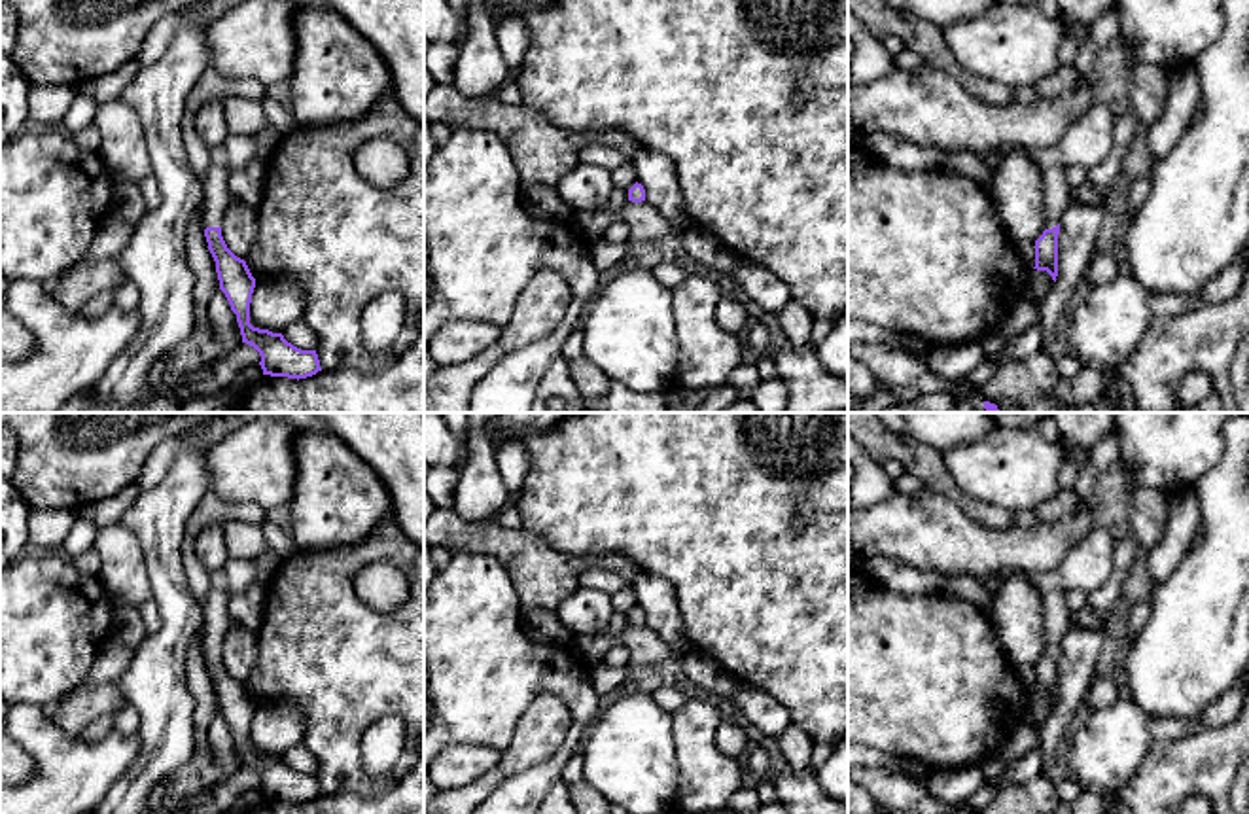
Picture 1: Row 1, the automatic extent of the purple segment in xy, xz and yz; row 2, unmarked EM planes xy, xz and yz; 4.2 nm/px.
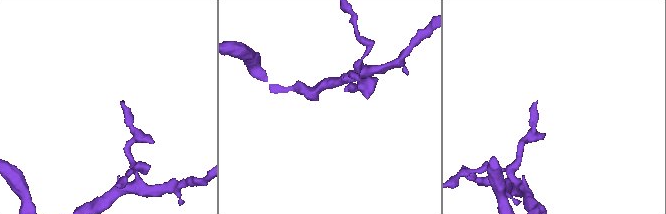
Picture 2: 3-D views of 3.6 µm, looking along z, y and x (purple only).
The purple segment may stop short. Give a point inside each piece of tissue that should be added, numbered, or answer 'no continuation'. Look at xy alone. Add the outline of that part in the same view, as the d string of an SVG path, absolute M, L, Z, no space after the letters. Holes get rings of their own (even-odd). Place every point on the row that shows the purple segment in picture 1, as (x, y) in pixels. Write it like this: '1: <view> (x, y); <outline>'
1: xy (216, 182); M210 165L202 180L202 227L221 227L229 204L229 170Z

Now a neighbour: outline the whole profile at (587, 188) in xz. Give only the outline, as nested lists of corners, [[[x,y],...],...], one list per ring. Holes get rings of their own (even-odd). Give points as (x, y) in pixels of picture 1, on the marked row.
[[[577,163],[556,186],[562,201],[573,210],[596,210],[607,204],[613,191],[611,170]]]

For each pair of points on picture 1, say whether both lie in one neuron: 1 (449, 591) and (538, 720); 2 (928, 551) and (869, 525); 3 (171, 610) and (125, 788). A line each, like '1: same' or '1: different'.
1: different
2: same
3: same

